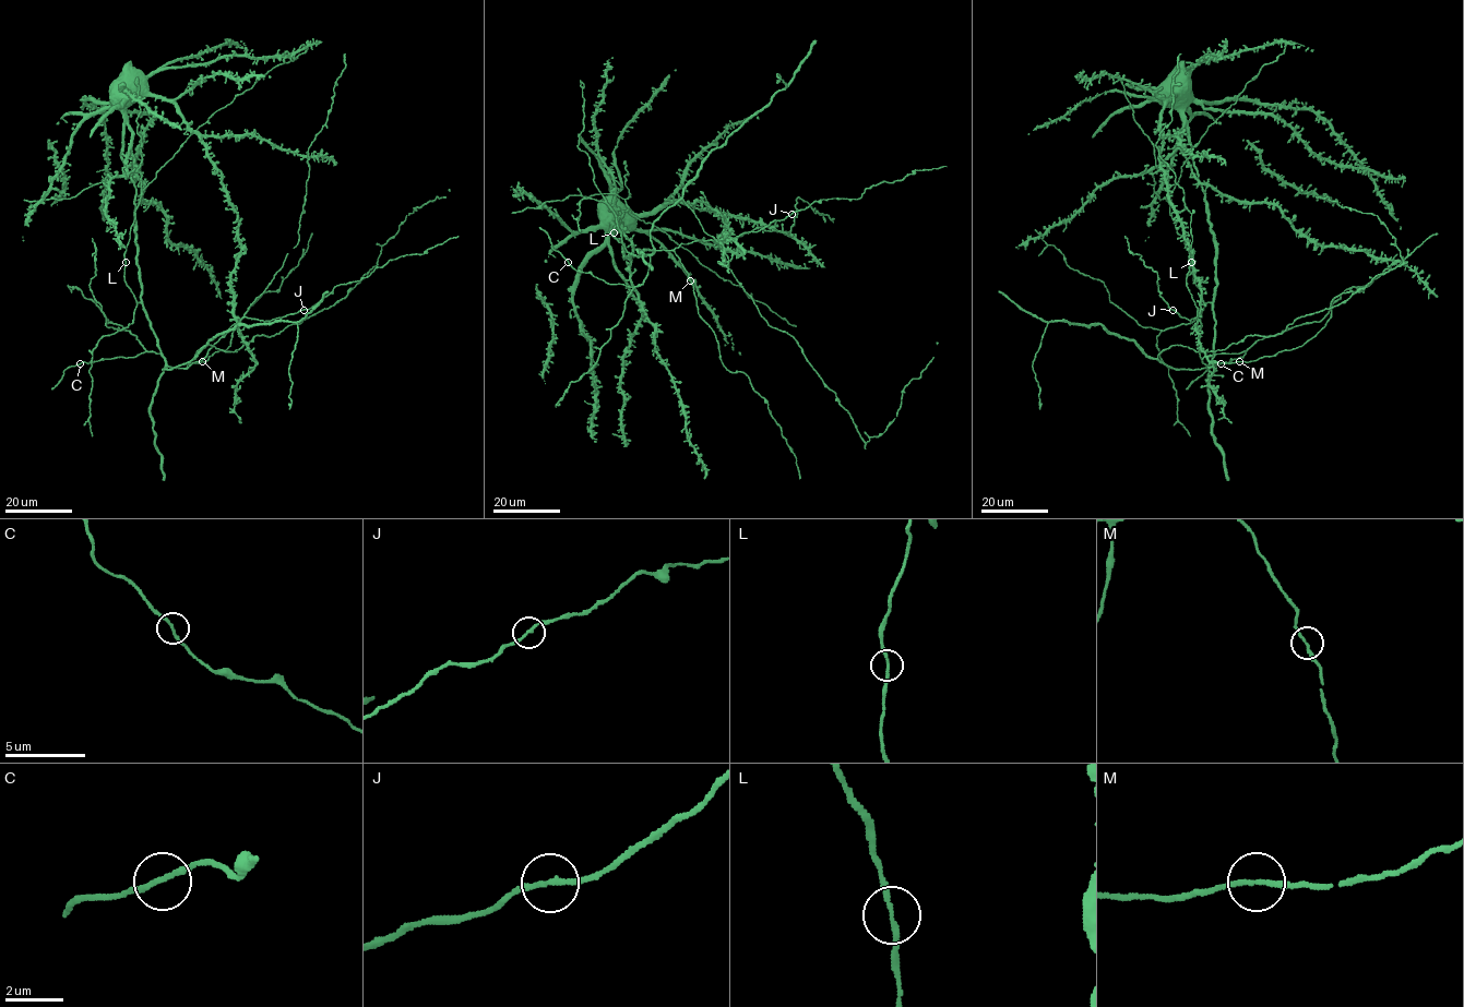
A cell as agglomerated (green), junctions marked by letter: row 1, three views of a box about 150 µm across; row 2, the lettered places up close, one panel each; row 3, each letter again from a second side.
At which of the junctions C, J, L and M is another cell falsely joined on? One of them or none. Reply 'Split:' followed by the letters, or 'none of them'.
Split: none of them

